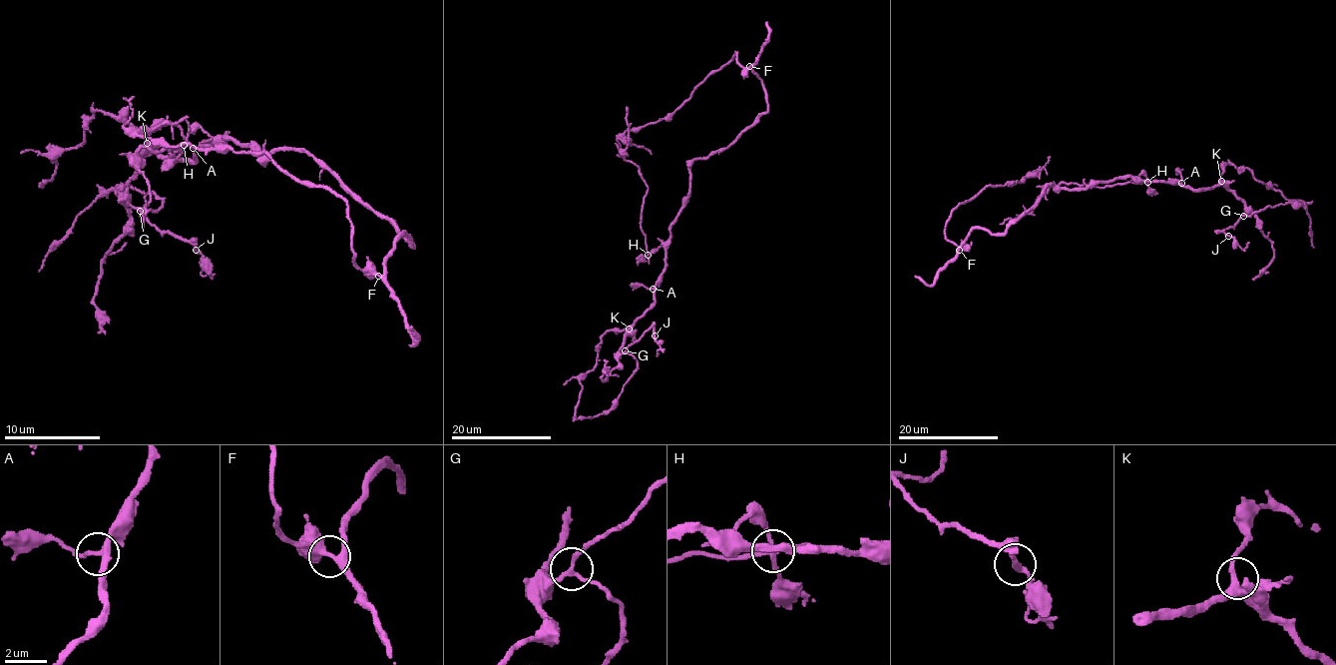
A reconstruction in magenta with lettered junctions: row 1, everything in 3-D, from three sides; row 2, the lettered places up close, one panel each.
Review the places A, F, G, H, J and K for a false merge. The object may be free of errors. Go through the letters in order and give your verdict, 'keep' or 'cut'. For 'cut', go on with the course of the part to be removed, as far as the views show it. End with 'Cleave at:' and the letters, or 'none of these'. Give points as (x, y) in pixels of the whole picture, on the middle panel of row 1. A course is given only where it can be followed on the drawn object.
A: keep
F: keep
G: keep
H: cut; foreign part runs (648, 255), (646, 235), (640, 226), (648, 186), (639, 168), (627, 161), (624, 154), (630, 143), (627, 107)
J: keep
K: keep
Cleave at: H

